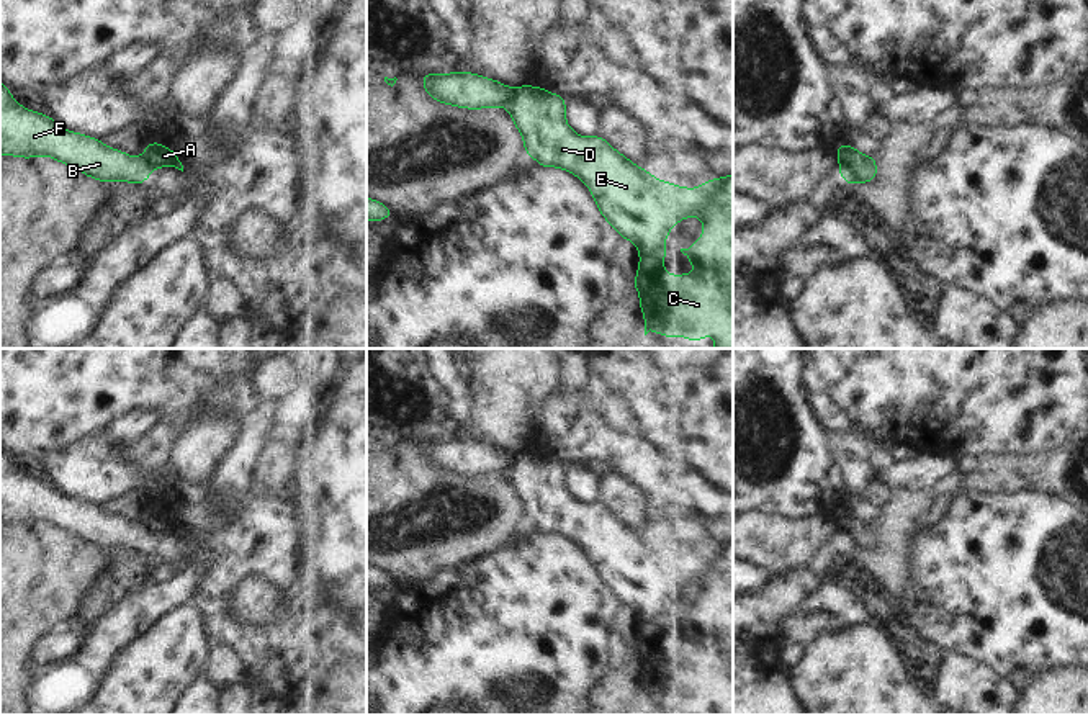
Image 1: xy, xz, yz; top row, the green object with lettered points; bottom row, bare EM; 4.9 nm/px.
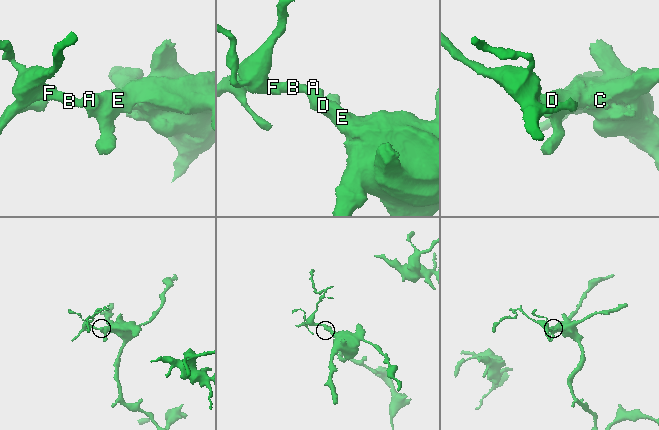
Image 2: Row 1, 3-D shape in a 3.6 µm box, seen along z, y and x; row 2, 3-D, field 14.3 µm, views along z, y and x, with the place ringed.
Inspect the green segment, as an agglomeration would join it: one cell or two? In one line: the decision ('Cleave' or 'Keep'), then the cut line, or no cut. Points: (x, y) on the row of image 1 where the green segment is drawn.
Cleave. Split along xz (512, 89), (506, 105)

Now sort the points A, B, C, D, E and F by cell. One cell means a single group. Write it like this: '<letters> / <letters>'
A C D E / B F

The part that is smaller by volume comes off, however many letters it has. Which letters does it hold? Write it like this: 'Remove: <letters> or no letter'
Remove: B, F

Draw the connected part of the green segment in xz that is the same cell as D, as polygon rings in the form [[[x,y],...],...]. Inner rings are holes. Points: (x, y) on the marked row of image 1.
[[[522,85],[512,88],[507,111],[522,134],[527,157],[537,159],[540,167],[560,167],[581,178],[591,188],[602,218],[615,227],[620,237],[630,239],[638,247],[640,267],[633,286],[640,293],[640,308],[646,321],[645,335],[650,331],[658,331],[663,339],[679,335],[692,342],[700,342],[705,334],[710,334],[717,339],[717,345],[712,349],[733,349],[733,175],[705,180],[700,188],[681,188],[676,183],[658,180],[648,170],[640,169],[610,147],[599,134],[594,137],[576,134],[566,124],[564,106],[566,98],[561,95],[550,93],[545,88]],[[689,216],[704,219],[704,236],[689,250],[681,249],[697,273],[666,275],[666,236],[677,221]]]

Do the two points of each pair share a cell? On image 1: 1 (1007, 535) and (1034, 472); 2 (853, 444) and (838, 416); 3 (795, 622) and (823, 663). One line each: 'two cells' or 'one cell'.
1: two cells
2: two cells
3: two cells

